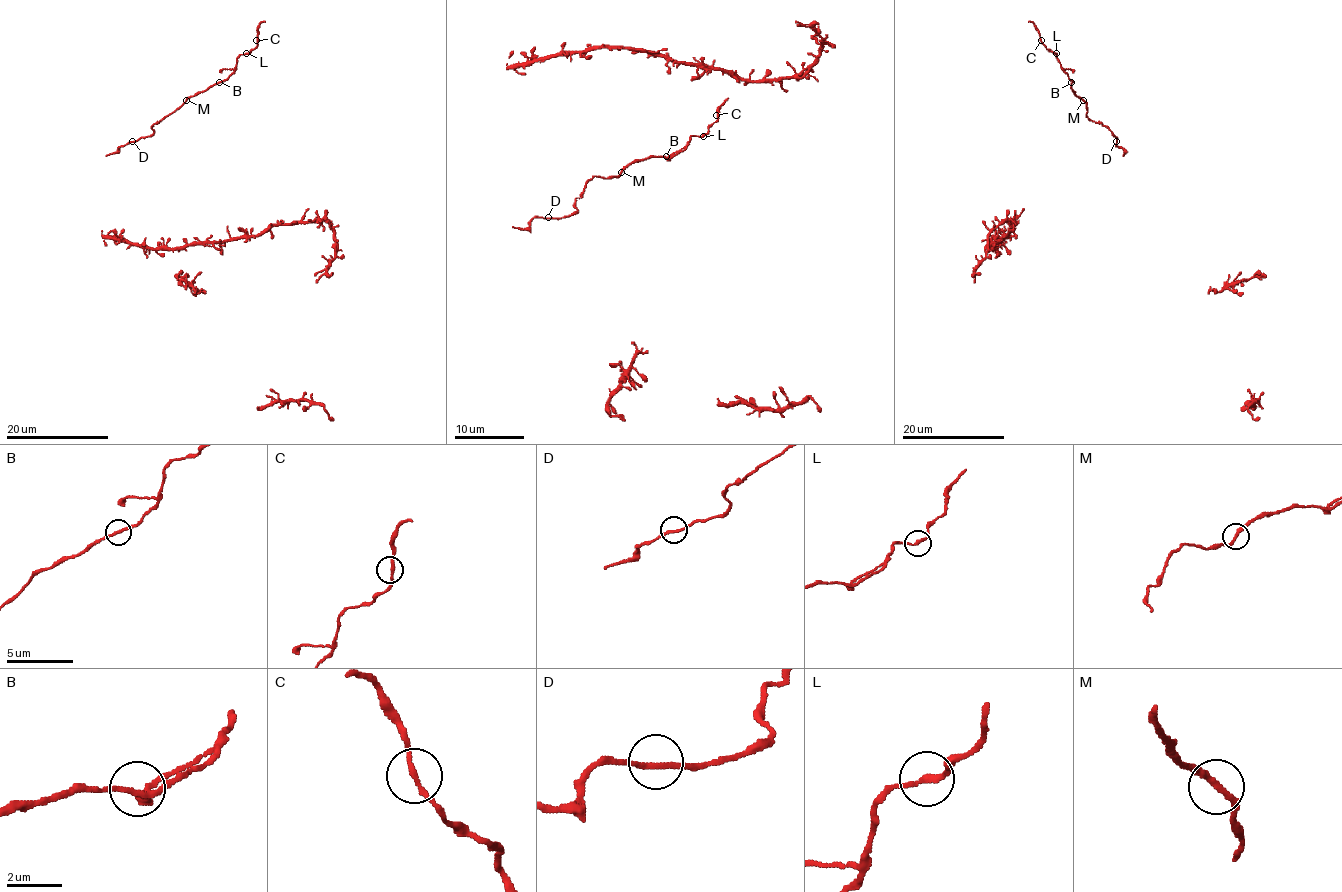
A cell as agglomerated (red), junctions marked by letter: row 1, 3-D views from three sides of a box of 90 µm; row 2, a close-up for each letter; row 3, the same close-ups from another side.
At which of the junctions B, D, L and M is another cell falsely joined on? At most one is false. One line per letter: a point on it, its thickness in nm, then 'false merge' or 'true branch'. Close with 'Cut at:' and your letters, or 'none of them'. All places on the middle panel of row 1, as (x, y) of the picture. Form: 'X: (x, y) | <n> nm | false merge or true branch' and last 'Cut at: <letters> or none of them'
B: (666, 156) | 200 nm | true branch
D: (548, 217) | 200 nm | true branch
L: (703, 136) | 190 nm | true branch
M: (621, 172) | 240 nm | true branch
Cut at: none of them

